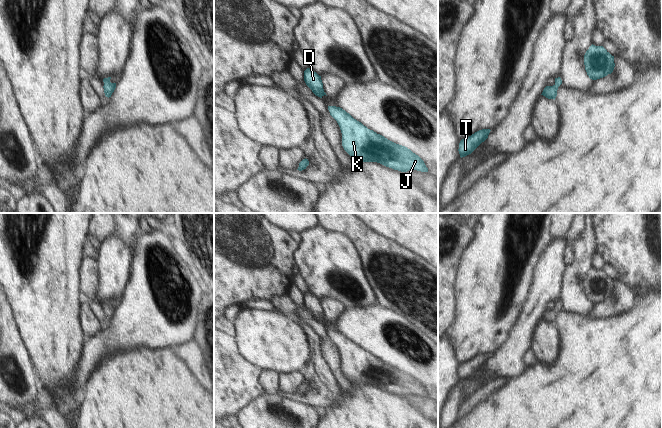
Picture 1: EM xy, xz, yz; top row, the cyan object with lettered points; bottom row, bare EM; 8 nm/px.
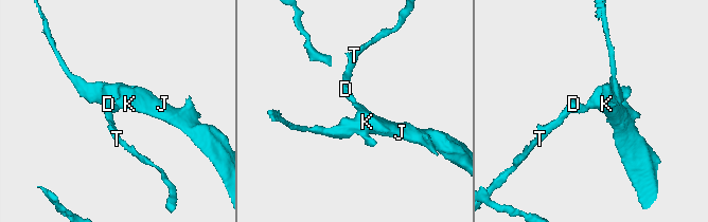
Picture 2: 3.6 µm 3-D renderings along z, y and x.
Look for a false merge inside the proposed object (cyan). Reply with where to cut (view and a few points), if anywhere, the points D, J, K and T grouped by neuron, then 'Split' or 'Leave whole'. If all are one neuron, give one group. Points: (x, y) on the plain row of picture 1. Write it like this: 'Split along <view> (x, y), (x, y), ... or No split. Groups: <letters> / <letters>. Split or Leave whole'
No split. Groups: D J K T. Leave whole

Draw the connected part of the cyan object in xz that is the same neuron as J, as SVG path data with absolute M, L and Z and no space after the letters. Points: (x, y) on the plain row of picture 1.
M328 330L342 357L342 370L354 386L377 386L407 396L428 396L424 385L410 373L368 353L340 331Z

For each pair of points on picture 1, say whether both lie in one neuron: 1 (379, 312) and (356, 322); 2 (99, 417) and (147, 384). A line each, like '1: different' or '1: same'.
1: same
2: same

